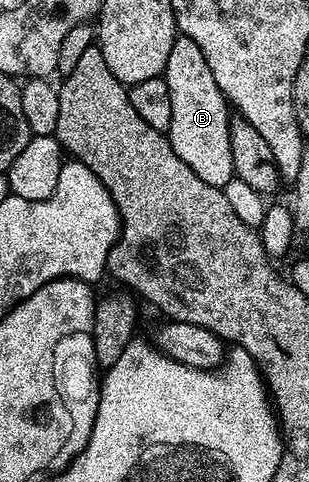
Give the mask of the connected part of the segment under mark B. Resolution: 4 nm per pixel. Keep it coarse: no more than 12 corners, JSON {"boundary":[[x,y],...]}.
{"boundary":[[179,34],[164,72],[176,157],[213,187],[235,178],[232,107]]}

